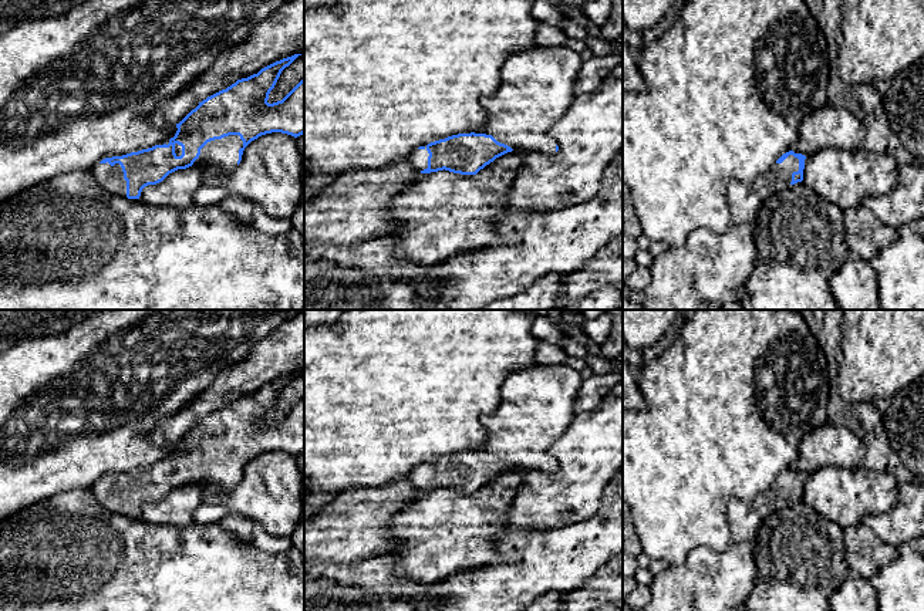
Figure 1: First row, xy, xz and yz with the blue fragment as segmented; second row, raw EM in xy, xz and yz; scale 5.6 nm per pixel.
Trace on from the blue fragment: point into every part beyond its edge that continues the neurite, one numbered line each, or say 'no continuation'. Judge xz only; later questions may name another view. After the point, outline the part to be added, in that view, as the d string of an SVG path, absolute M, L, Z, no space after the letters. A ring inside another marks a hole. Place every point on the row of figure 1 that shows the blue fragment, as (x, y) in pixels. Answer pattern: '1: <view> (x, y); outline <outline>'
1: xz (538, 85); outline M540 47L507 55L500 68L500 88L480 104L485 124L475 134L492 135L498 142L520 152L554 155L557 142L547 135L576 98L581 54L562 47Z

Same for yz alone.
1: yz (708, 270); outline M789 155L782 163L775 163L753 182L732 180L726 188L726 205L731 220L725 233L716 234L708 229L697 229L687 236L679 247L652 259L650 284L644 290L645 310L722 310L728 301L741 301L746 281L756 263L753 230L758 212L768 198L790 186L792 173L799 171L799 159Z

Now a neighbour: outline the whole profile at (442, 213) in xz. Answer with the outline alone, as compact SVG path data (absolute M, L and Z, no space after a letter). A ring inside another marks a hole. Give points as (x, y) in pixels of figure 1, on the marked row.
M512 151L480 169L476 175L449 171L421 173L390 206L397 230L390 236L397 240L397 257L415 264L435 266L451 256L485 249L500 242L496 219L509 213L507 196L512 182L522 168L523 152Z

